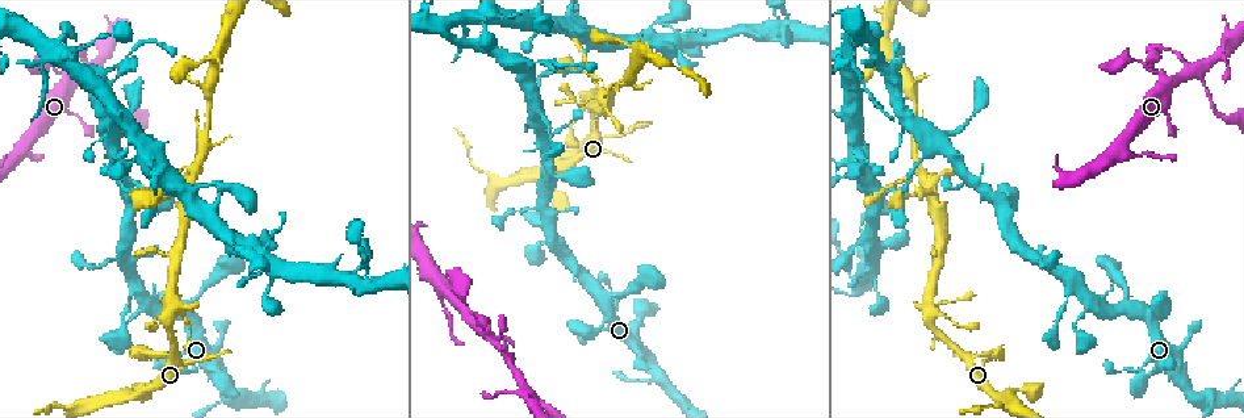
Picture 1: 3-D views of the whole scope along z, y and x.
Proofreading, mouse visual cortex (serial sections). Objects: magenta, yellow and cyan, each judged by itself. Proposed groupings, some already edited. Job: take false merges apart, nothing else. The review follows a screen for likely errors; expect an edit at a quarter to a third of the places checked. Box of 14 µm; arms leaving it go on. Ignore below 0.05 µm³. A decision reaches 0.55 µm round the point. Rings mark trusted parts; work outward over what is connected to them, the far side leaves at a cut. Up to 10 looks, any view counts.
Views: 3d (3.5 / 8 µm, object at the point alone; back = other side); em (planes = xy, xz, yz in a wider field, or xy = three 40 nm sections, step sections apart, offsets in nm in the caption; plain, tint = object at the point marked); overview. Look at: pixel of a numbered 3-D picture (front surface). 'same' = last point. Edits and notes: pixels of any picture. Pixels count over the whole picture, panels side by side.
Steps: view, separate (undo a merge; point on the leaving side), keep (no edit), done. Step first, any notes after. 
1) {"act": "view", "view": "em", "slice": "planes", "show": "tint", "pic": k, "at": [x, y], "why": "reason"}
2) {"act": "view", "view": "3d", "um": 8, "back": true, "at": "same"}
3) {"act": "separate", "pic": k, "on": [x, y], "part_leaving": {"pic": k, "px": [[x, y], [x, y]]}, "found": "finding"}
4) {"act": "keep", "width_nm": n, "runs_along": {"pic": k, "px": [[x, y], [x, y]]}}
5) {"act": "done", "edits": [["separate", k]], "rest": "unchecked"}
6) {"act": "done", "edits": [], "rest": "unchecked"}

{"act": "view", "view": "3d", "um": 3.5, "back": true, "pic": 1, "at": [603, 325], "why": "thick turns thin"}

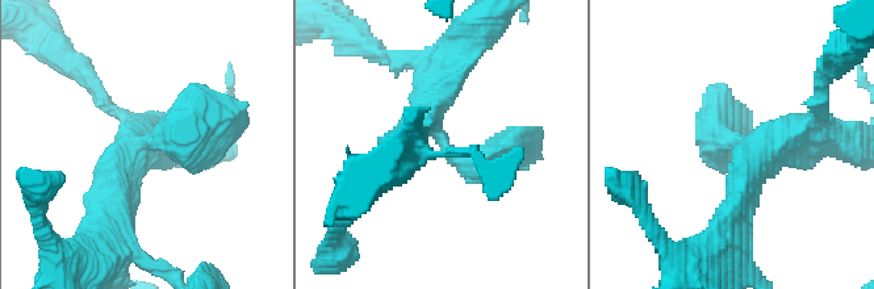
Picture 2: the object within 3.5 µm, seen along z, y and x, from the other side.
{"act": "view", "view": "em", "slice": "xy", "step": 2, "show": "tint", "pic": 2, "at": [445, 144], "arms": 3, "arm_widths_nm": [350, 450, 500]}

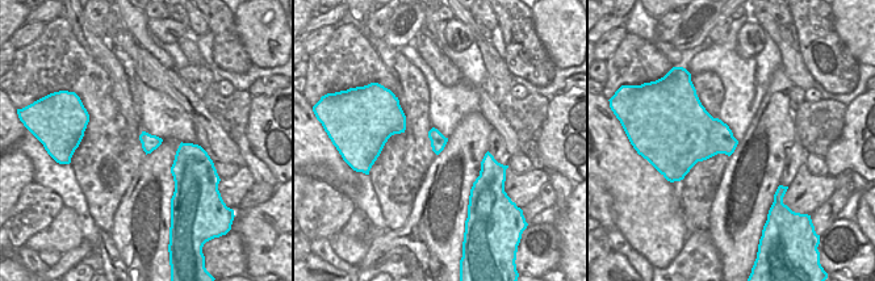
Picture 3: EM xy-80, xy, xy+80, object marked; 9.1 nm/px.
{"act": "keep", "runs_along": {"pic": 2, "px": [[114, 199], [142, 142], [220, 122]]}, "found": "all the same cell"}

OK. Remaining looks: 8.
{"act": "view", "view": "3d", "um": 3.5, "pic": 1, "at": [155, 163]}

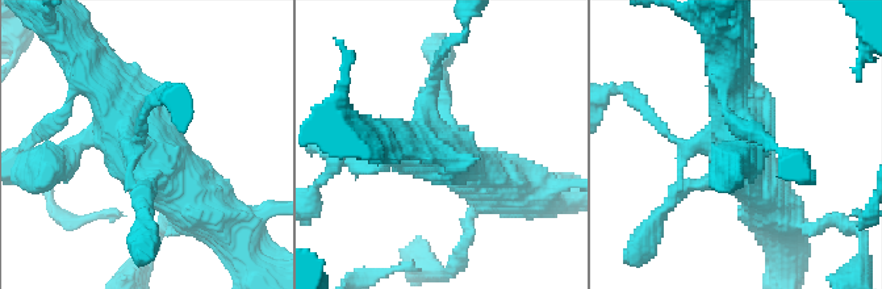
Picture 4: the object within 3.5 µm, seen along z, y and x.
{"act": "view", "view": "em", "slice": "xy", "step": 5, "show": "tint", "at": "same", "why": "need the tissue"}

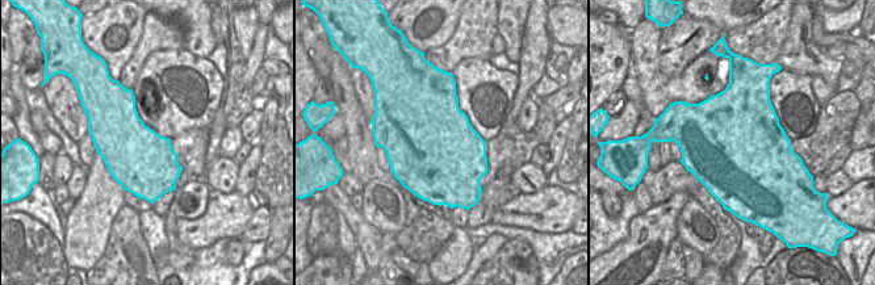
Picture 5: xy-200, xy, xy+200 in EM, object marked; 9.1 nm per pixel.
{"act": "keep", "runs_along": {"pic": 4, "px": [[79, 61], [120, 130], [184, 195]]}, "found": "one cell here"}

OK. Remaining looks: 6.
{"act": "view", "view": "3d", "um": 3.5, "pic": 1, "at": [182, 171], "why": "three-way junction"}

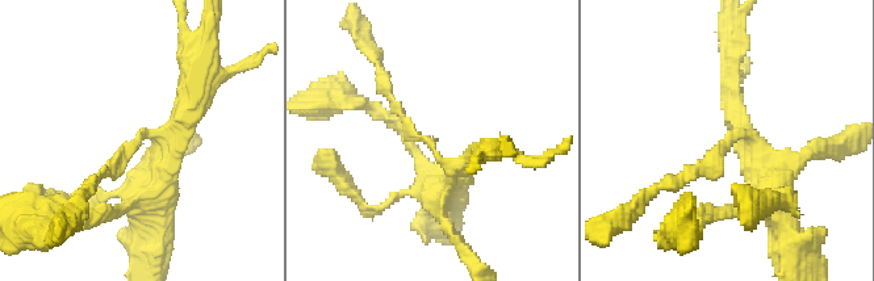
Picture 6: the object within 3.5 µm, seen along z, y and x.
{"act": "view", "view": "em", "slice": "xy", "step": 3, "show": "tint", "pic": 6, "at": [433, 152], "why": "need the tissue"}

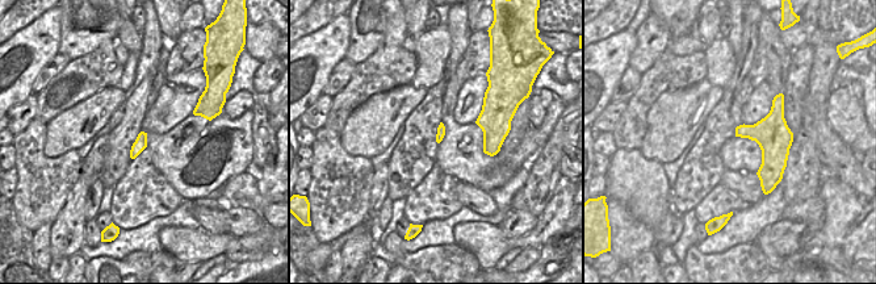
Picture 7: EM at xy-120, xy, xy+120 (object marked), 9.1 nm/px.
{"act": "keep", "arms": 3, "arm_widths_nm": [150, 200, 350], "runs_along": {"pic": 6, "px": [[448, 183], [464, 166], [444, 163], [388, 96]]}, "found": "all the same cell"}

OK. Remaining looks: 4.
{"act": "view", "view": "3d", "um": 3.5, "pic": 1, "at": [507, 358], "why": "sharp bend"}

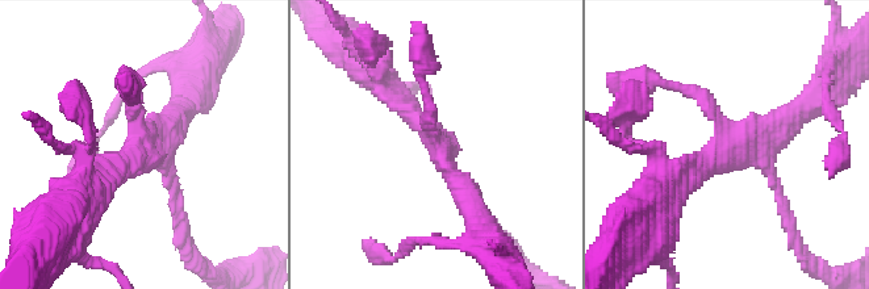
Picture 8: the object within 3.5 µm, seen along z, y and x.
{"act": "view", "view": "em", "slice": "xy", "step": 1, "show": "tint", "pic": 8, "at": [727, 146], "arms": 4, "arm_widths_nm": [150, 150, 300, 300], "why": "now the EM"}

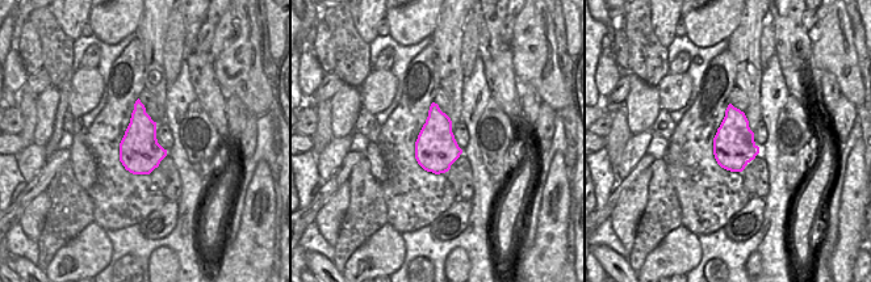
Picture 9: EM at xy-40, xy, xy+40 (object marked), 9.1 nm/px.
{"act": "keep", "runs_along": {"pic": 8, "px": [[389, 89], [438, 139], [471, 208]]}, "found": "all the same cell"}

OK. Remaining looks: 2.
{"act": "done", "edits": [], "rest": "unchecked"}

